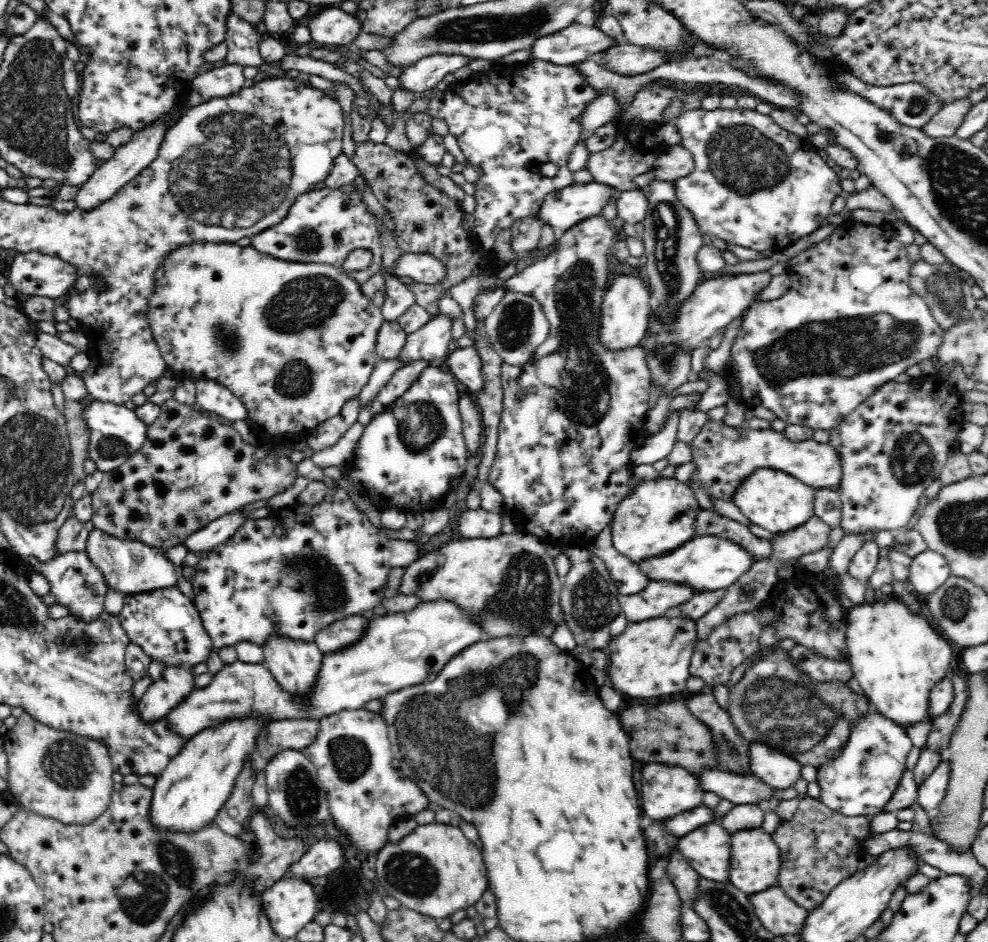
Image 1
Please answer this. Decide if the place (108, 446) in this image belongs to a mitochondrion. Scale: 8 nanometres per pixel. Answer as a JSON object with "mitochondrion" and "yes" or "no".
{"mitochondrion":"yes"}

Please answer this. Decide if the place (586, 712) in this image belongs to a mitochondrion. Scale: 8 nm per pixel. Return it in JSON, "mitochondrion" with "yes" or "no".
{"mitochondrion":"no"}

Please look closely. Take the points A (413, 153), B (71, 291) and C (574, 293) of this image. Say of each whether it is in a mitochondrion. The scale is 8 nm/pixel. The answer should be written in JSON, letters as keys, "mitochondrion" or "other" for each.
{"A":"other","B":"other","C":"mitochondrion"}

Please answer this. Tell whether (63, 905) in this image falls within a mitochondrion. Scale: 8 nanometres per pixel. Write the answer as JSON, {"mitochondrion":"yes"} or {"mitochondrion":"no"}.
{"mitochondrion":"no"}

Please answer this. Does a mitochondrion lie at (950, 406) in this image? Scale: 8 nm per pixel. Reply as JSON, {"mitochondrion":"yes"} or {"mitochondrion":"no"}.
{"mitochondrion":"no"}

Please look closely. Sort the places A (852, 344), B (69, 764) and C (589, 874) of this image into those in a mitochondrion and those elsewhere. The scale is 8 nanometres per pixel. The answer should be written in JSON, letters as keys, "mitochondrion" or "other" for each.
{"A":"mitochondrion","B":"mitochondrion","C":"other"}

